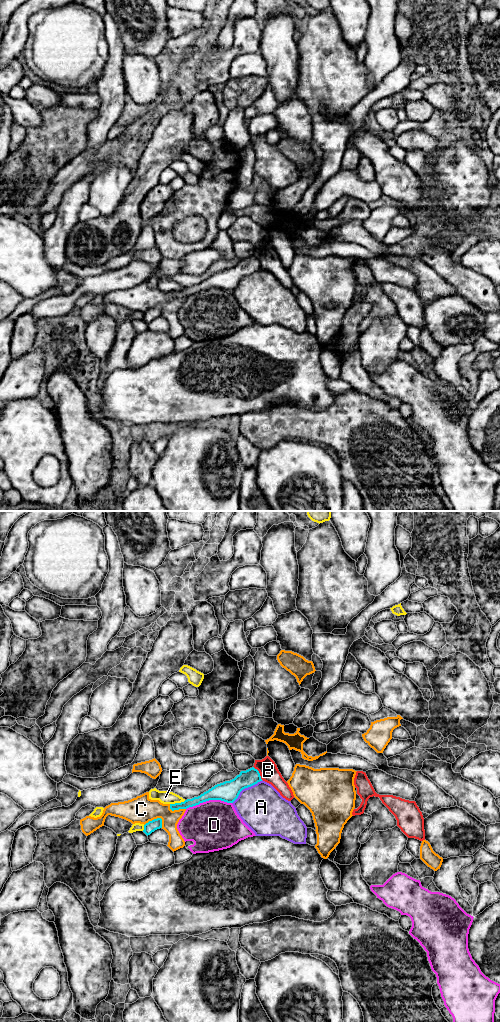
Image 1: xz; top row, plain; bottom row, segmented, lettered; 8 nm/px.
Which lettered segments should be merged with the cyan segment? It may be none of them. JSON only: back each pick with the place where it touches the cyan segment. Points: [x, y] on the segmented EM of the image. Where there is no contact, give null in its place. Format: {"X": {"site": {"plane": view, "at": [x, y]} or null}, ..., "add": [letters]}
{"add": []}

